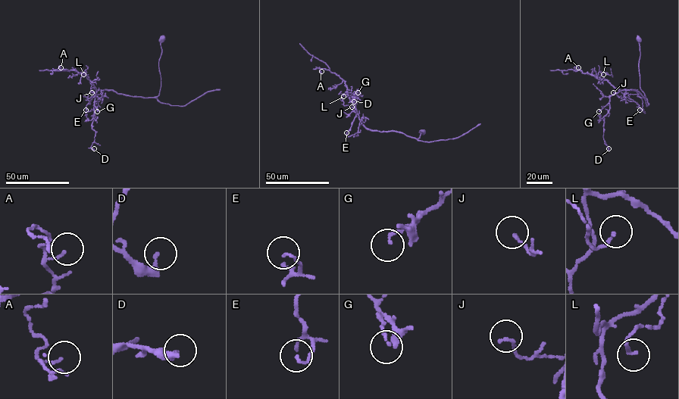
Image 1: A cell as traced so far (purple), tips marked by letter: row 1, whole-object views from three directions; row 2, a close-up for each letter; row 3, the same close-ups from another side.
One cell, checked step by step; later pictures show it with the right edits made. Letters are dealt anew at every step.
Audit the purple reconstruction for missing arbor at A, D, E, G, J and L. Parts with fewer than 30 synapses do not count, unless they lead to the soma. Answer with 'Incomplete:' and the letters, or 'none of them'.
Incomplete: none of them

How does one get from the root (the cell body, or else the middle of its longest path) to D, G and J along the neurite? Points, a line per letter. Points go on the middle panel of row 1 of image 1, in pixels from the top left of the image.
D: (423, 132), (417, 138), (394, 131), (368, 129), (357, 113), (352, 97), (355, 96), (354, 101)
G: (423, 132), (417, 138), (394, 131), (368, 129), (355, 108), (358, 92)
J: (423, 132), (417, 138), (394, 131), (370, 130), (352, 107)

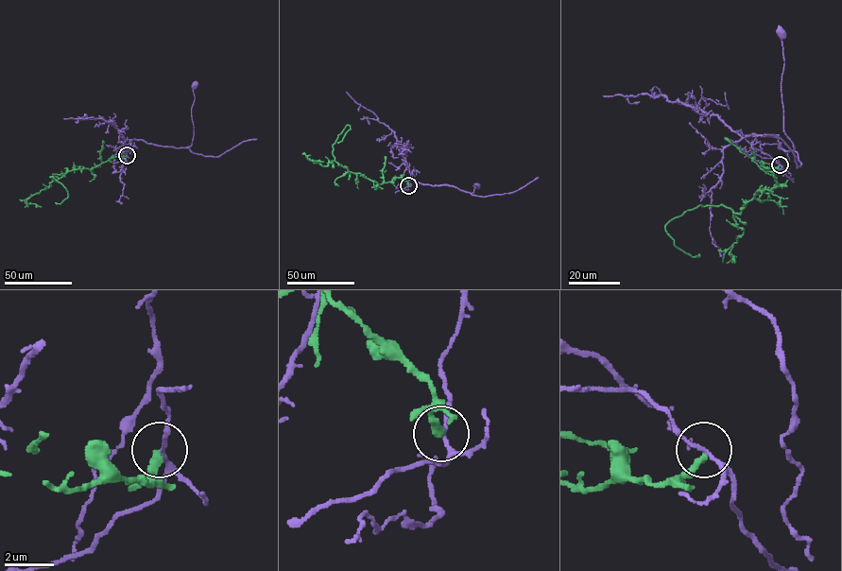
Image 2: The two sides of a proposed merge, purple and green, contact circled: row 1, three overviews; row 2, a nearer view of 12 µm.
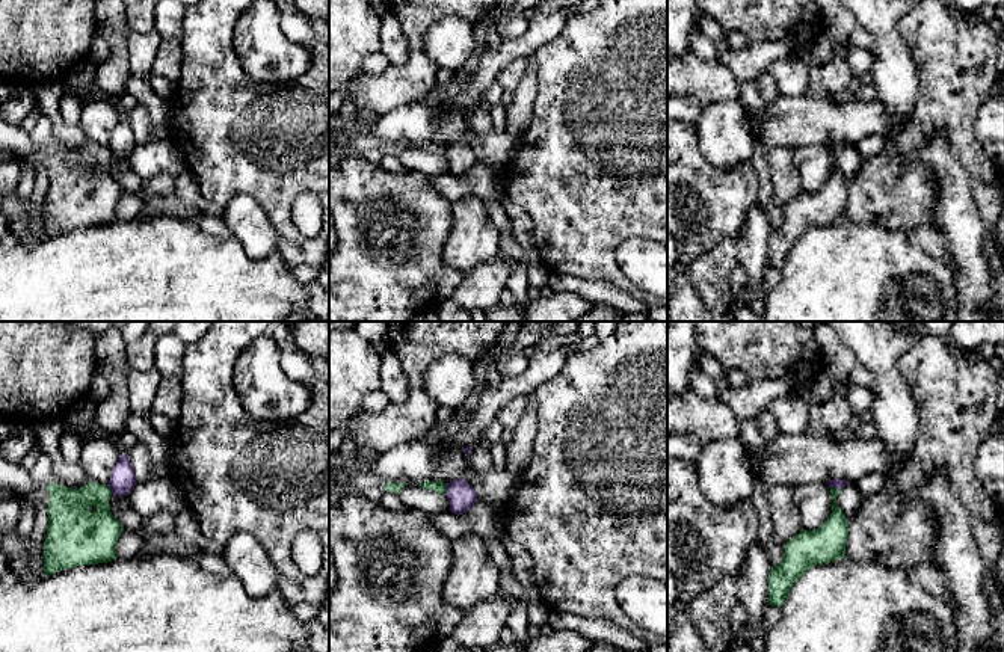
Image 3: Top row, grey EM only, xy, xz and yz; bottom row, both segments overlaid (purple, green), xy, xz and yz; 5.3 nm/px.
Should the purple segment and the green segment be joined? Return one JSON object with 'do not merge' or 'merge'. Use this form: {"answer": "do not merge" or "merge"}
{"answer": "do not merge"}

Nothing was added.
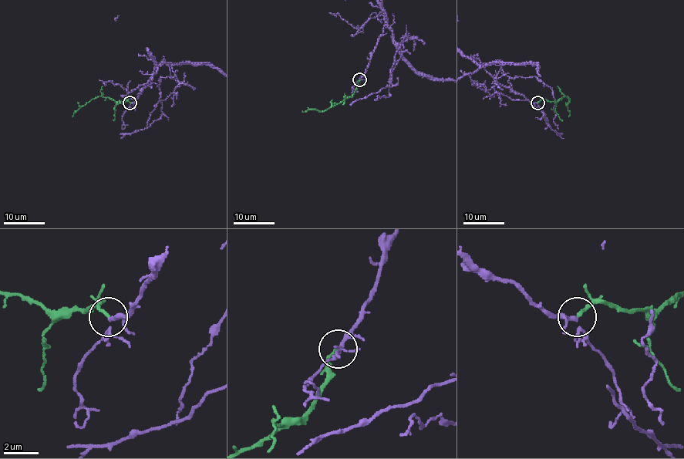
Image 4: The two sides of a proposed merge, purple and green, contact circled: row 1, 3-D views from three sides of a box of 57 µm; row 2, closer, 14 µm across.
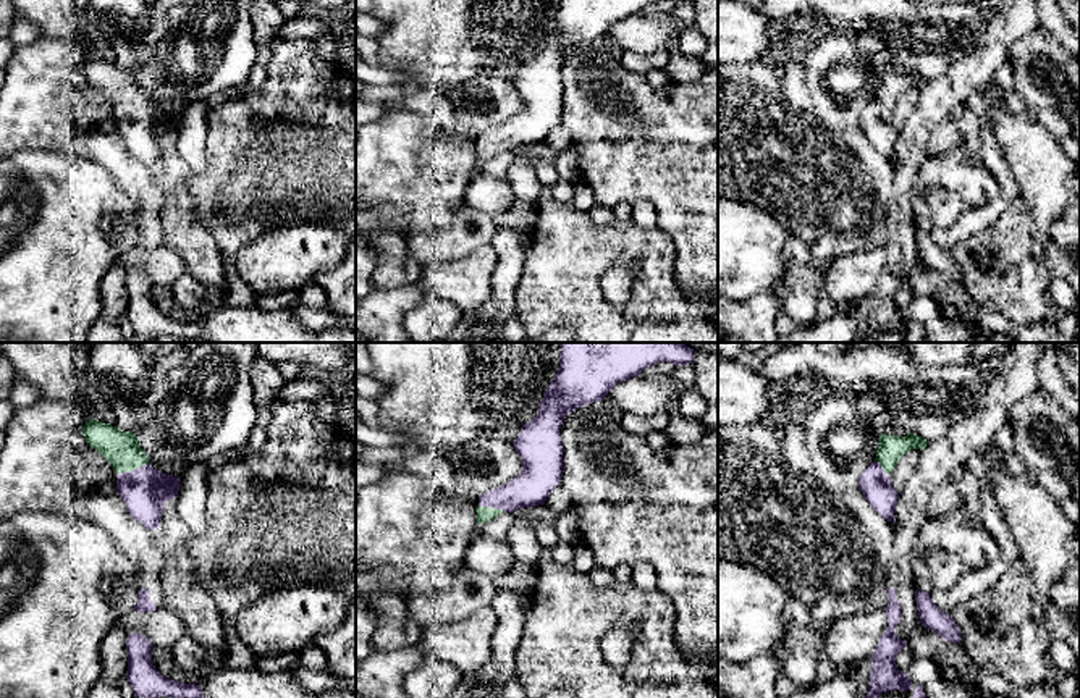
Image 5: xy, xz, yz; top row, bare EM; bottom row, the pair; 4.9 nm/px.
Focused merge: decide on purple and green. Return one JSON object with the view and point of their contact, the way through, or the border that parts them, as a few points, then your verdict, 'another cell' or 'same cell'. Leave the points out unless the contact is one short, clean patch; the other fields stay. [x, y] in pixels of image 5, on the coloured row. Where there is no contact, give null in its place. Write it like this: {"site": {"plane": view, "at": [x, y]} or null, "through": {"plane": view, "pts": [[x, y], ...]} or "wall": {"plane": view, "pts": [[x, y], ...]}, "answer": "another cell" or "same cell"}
{"site": {"plane": "xy", "at": [131, 470]}, "through": {"plane": "xy", "pts": [[144, 491], [131, 470], [122, 449]]}, "answer": "same cell"}

